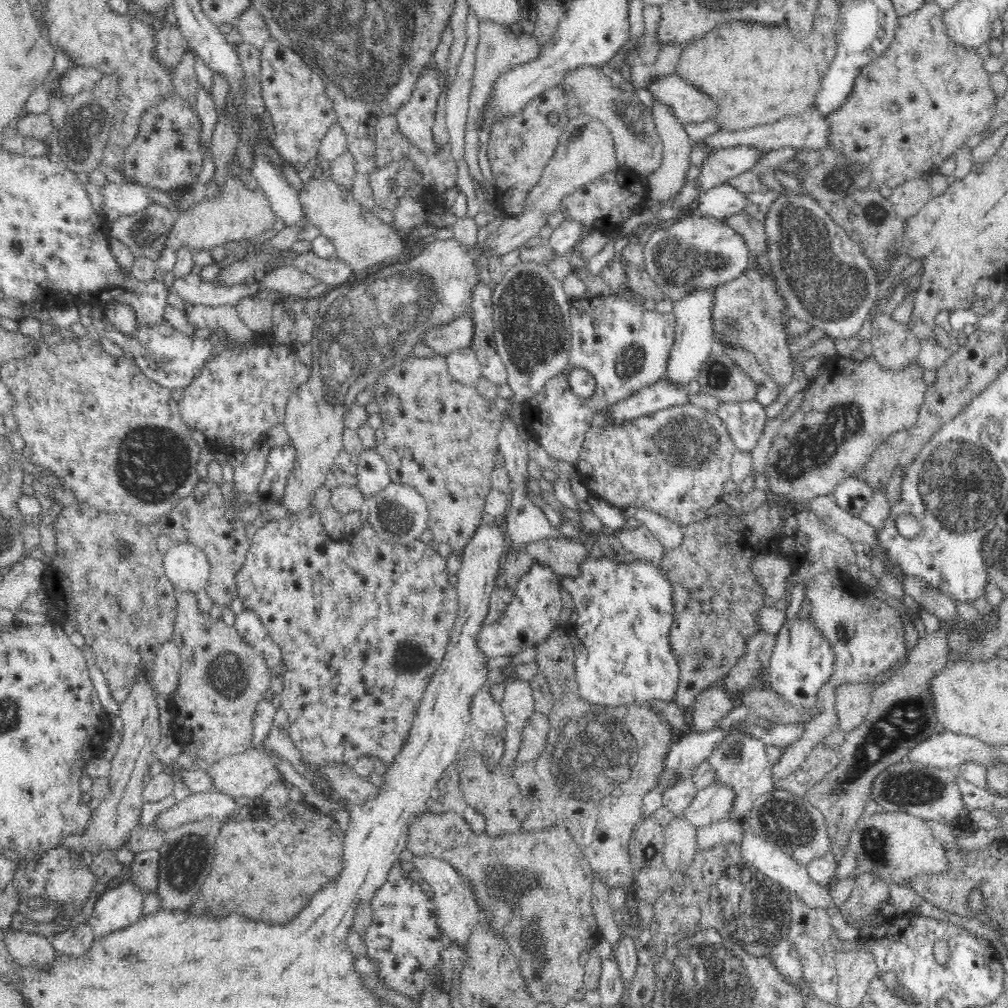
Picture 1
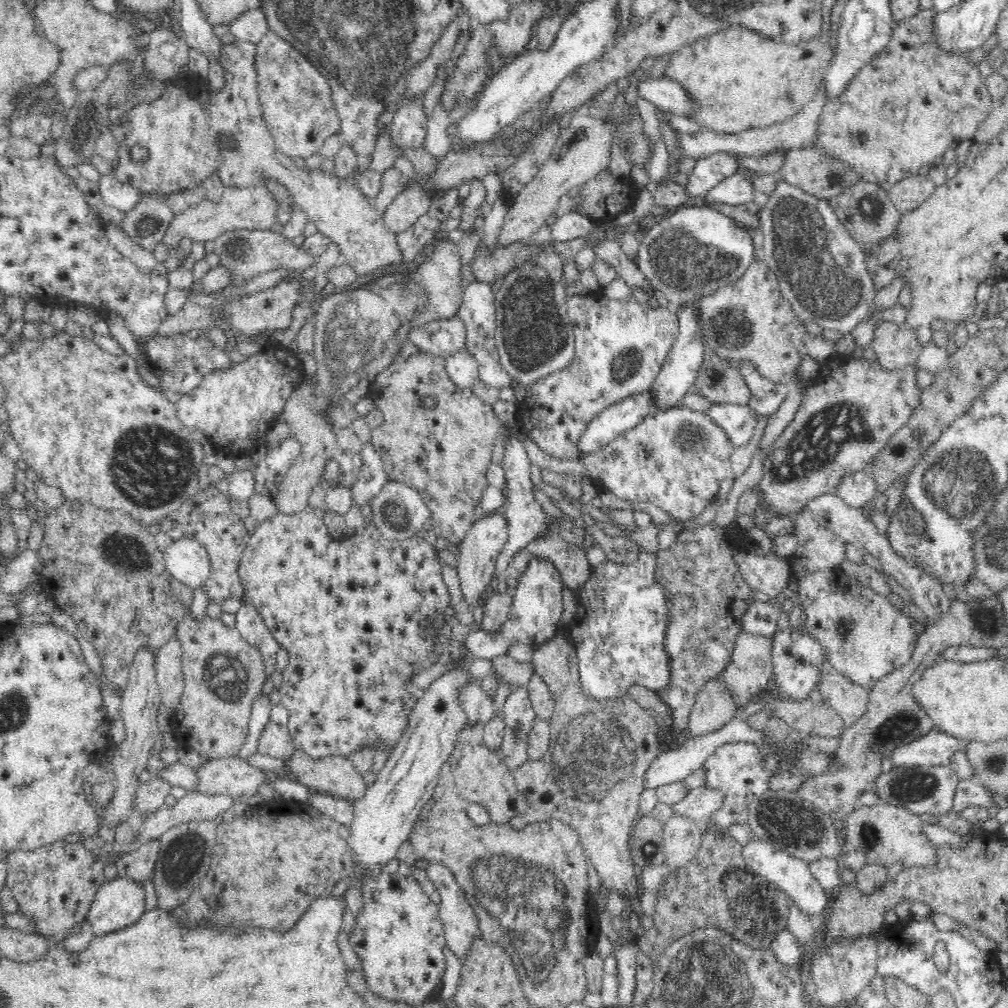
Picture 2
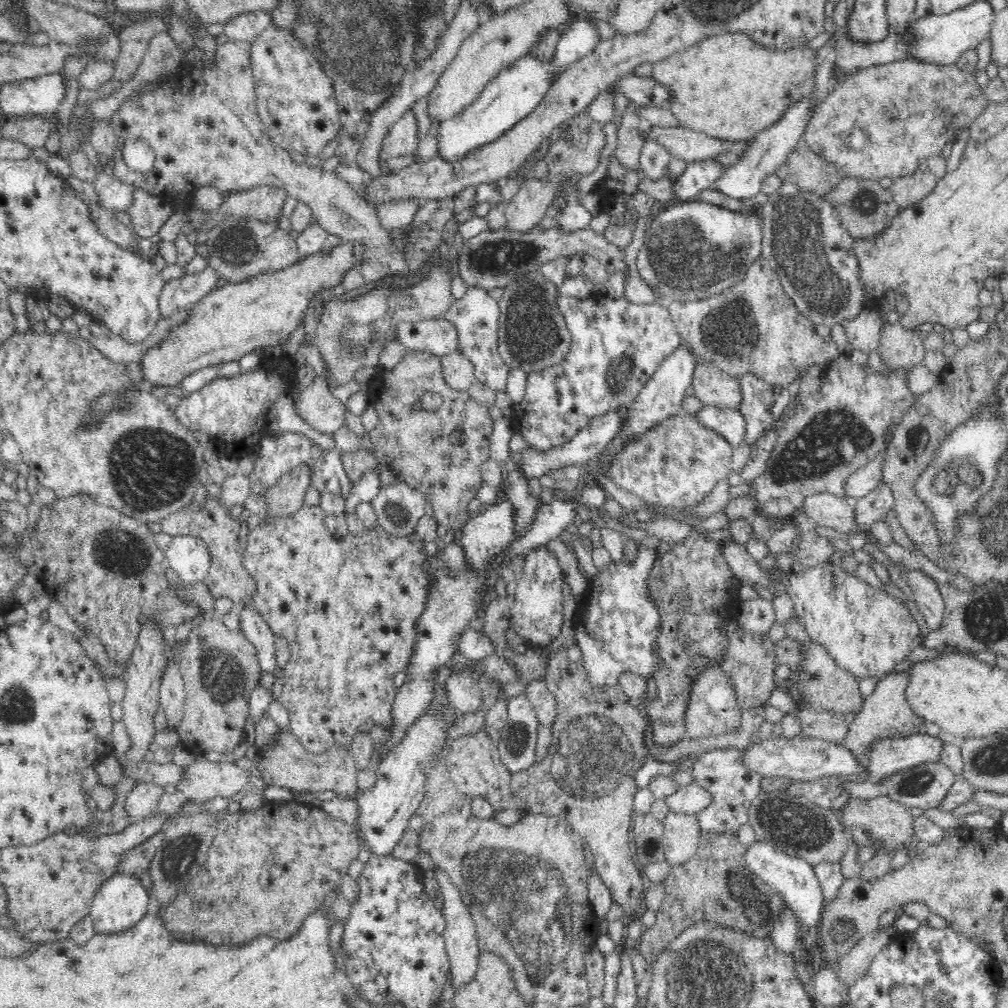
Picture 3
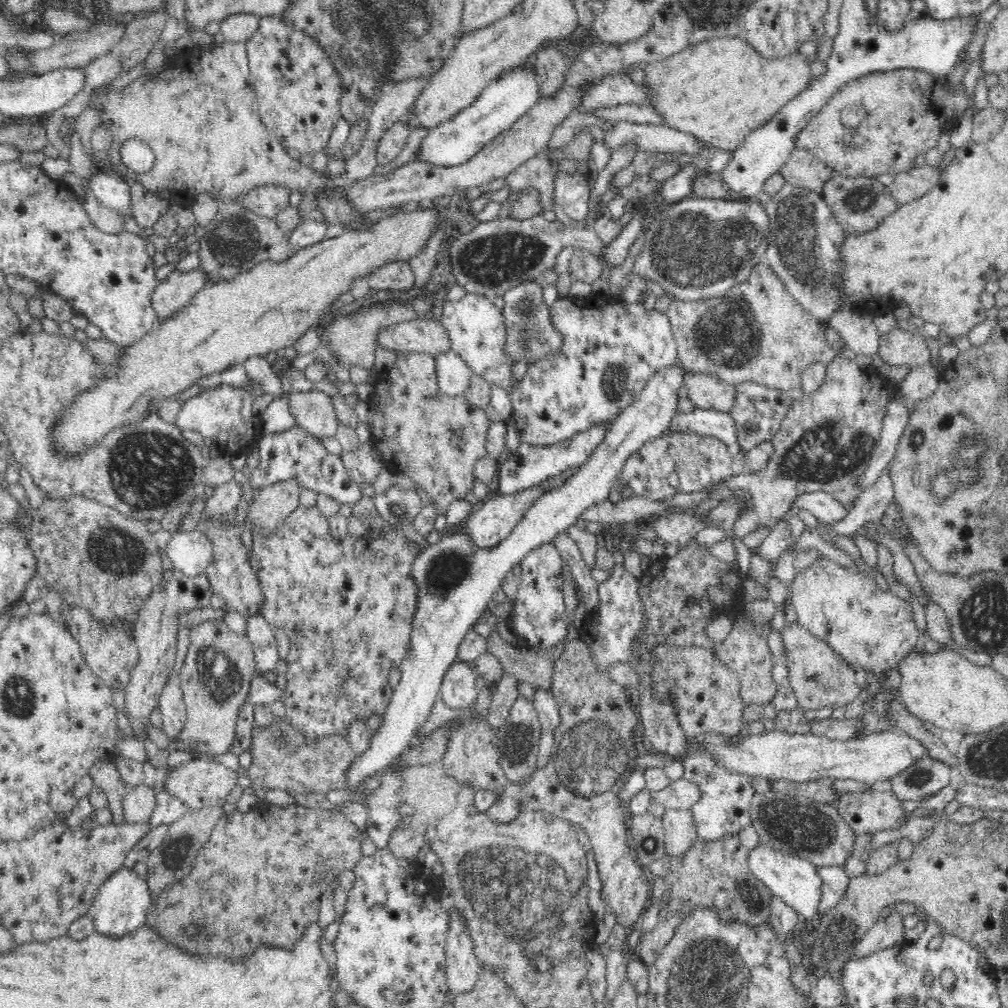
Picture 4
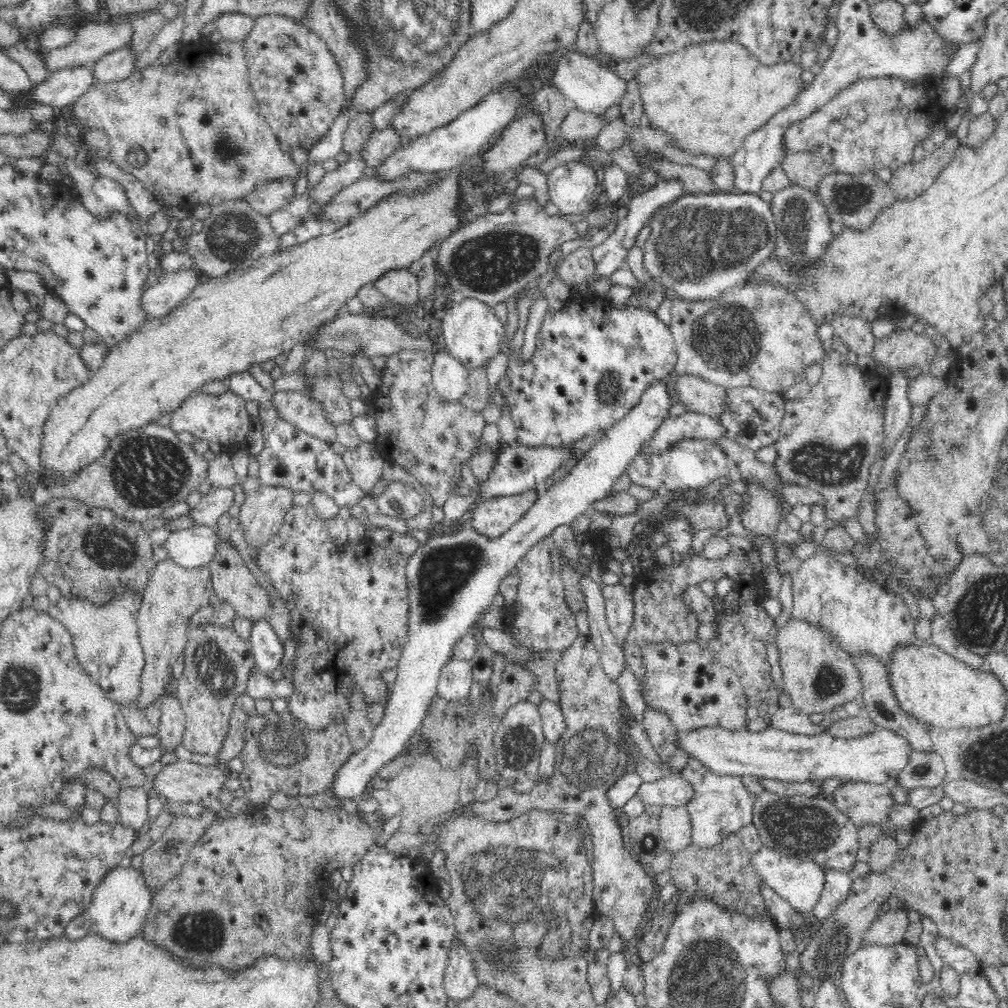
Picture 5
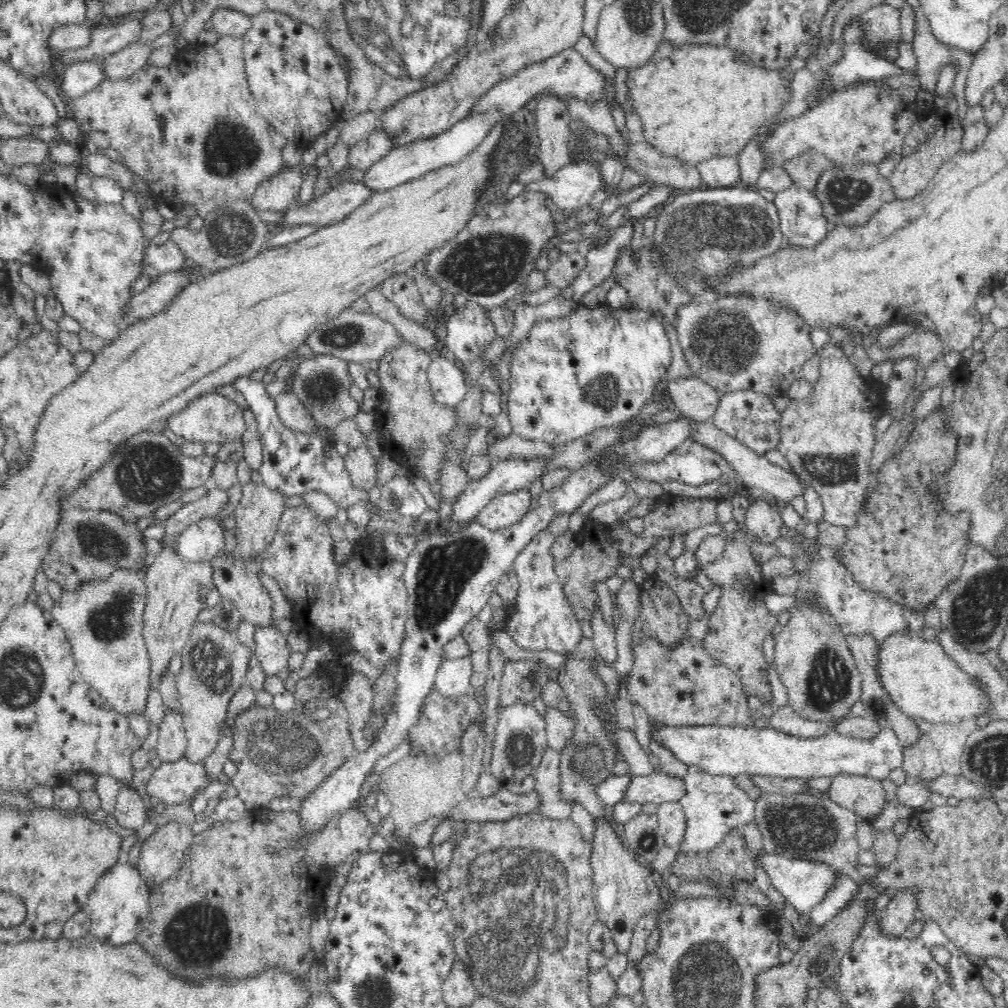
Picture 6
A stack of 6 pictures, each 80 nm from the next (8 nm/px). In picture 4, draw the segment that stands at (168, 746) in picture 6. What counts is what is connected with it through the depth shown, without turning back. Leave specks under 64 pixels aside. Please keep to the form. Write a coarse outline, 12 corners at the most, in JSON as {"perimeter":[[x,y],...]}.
{"perimeter":[[179,673],[159,698],[162,730],[178,739],[187,722]]}

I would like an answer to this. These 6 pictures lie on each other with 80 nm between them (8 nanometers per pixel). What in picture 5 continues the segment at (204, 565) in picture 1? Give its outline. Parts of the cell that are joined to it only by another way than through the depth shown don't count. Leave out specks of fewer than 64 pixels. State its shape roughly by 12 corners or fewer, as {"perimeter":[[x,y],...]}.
{"perimeter":[[215,526],[174,532],[165,548],[184,568],[208,565],[220,539]]}

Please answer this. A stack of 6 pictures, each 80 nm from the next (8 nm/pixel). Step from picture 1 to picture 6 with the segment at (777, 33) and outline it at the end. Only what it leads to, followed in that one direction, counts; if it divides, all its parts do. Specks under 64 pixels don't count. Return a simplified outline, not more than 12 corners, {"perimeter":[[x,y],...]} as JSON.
{"perimeter":[[687,45],[628,71],[646,142],[737,156],[791,100],[779,69]]}

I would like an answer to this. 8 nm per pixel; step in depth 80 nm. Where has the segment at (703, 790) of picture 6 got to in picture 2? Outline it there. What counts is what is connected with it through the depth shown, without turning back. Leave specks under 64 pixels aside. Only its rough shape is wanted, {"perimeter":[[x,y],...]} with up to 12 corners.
{"perimeter":[[758,745],[720,746],[702,766],[706,787],[726,794],[709,819],[745,823],[773,776]]}

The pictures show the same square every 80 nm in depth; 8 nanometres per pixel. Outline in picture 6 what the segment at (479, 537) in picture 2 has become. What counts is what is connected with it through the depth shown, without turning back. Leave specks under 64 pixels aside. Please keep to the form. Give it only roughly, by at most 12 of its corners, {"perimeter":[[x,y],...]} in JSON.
{"perimeter":[[528,489],[495,496],[474,518],[500,530],[522,520]]}

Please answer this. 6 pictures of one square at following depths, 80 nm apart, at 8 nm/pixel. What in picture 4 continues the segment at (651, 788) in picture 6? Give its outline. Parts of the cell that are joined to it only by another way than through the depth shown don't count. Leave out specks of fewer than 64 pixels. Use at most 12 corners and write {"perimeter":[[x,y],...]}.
{"perimeter":[[684,776],[651,801],[665,808],[691,809],[701,800],[699,787]]}

